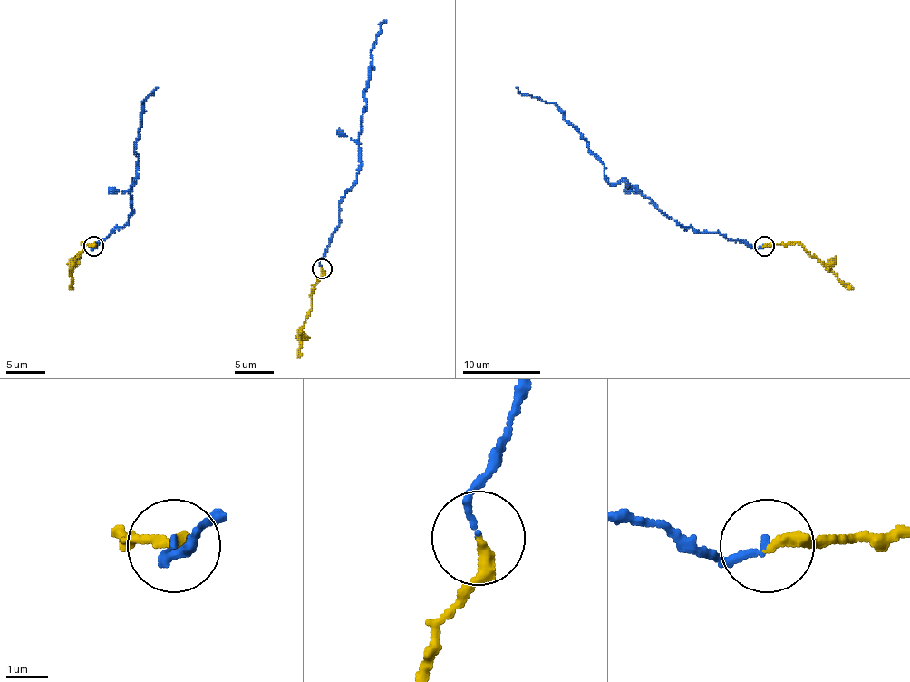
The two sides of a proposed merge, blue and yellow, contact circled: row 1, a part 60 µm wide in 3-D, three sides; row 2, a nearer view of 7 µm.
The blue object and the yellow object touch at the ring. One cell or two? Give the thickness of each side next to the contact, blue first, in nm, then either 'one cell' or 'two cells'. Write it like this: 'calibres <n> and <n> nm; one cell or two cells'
calibres 150 and 280 nm; one cell

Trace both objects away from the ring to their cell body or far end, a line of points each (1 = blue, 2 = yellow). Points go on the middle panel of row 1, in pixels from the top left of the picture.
1: (321, 269), (319, 259), (339, 224), (339, 200), (358, 171), (370, 49), (386, 20)
2: (321, 269), (312, 310), (297, 336), (300, 357)

